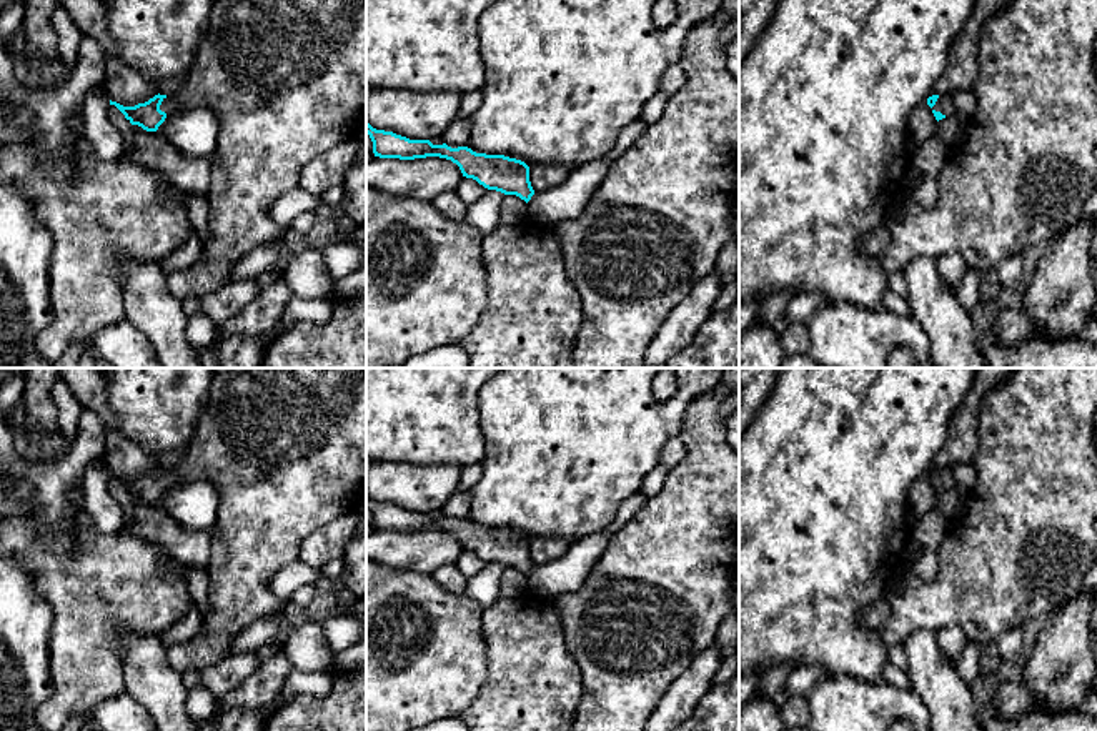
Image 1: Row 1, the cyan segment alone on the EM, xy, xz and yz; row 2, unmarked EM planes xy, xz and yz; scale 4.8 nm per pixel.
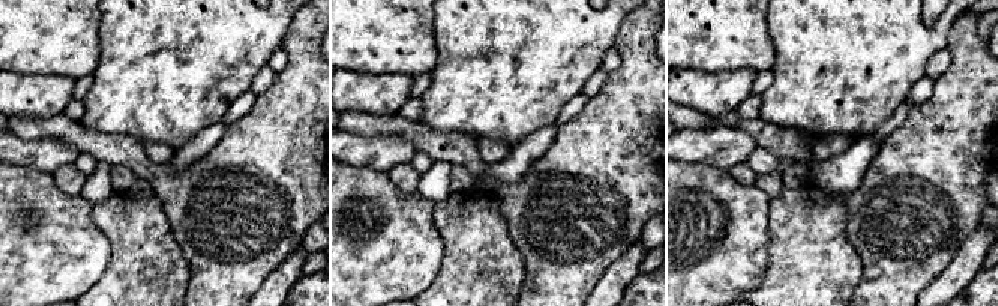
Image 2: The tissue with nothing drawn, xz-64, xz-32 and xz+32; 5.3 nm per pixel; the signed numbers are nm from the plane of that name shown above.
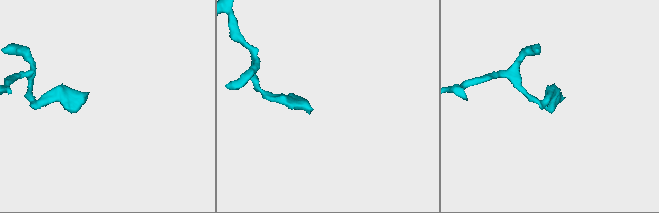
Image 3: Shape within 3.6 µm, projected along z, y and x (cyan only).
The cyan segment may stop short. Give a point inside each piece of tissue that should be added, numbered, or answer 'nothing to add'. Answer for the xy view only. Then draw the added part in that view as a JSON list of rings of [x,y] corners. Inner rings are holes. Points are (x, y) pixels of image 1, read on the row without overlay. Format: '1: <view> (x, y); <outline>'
1: xy (285, 448); [[[215,368],[195,436],[180,463],[163,471],[160,483],[168,488],[196,480],[216,488],[220,505],[211,528],[205,626],[190,641],[168,648],[168,661],[181,674],[201,673],[223,661],[240,631],[285,609],[288,599],[271,591],[271,578],[298,559],[308,535],[366,506],[366,368]]]

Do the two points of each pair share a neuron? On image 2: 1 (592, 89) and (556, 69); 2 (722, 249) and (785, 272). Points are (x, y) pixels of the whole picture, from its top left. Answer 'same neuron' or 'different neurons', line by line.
1: different neurons
2: different neurons

